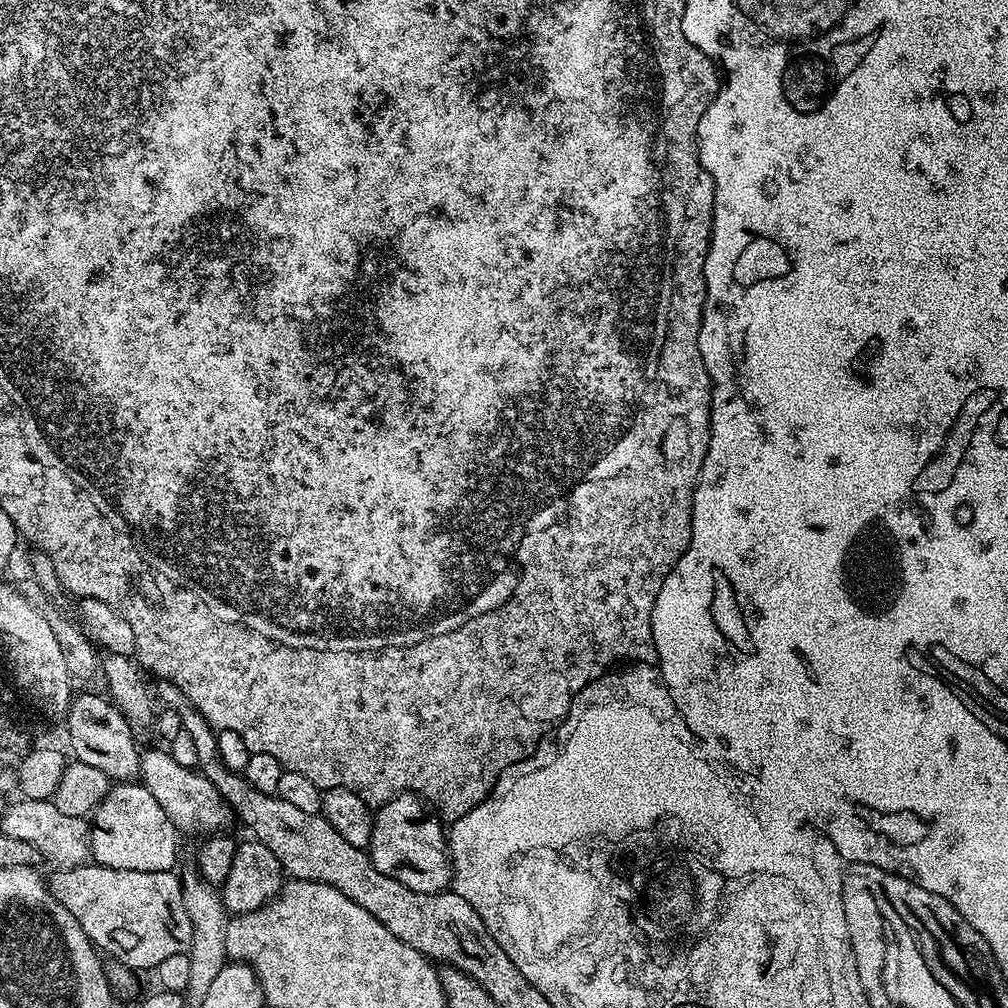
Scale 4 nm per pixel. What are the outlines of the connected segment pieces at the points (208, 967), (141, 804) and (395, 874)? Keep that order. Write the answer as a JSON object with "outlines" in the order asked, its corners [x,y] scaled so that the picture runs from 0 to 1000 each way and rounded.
{"outlines":[[[[190,859],[181,865],[181,895],[185,895],[185,907],[188,907],[190,920],[190,939],[186,943],[188,950],[188,978],[185,992],[188,997],[196,998],[200,990],[204,990],[204,982],[208,982],[216,962],[227,955],[224,946],[224,919],[228,906],[222,900],[221,888],[211,878],[203,877],[197,864]]],[[[119,776],[108,781],[105,792],[89,811],[90,852],[113,863],[170,865],[175,857],[175,820],[157,800],[153,788],[138,776]]],[[[399,786],[372,803],[363,844],[375,864],[407,883],[438,885],[448,876],[441,818],[412,786]]]]}

